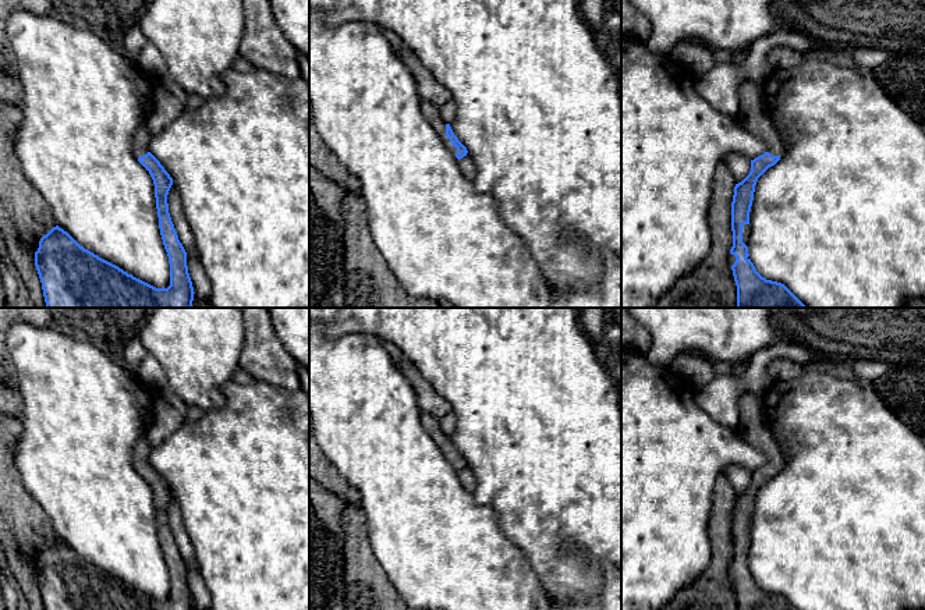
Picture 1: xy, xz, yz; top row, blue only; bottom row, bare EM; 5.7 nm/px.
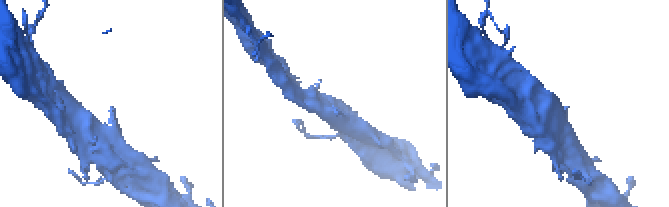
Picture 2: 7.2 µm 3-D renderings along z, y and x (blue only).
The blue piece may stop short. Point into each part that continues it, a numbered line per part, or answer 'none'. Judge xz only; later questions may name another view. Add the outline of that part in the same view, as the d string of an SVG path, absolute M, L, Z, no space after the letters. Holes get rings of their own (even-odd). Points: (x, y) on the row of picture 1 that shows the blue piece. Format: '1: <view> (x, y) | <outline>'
1: xz (429, 110) | M422 100L421 110L426 120L432 124L433 130L439 134L440 139L444 142L446 148L456 156L457 148L453 146L450 139L446 136L446 123L440 117L439 107L428 100Z

